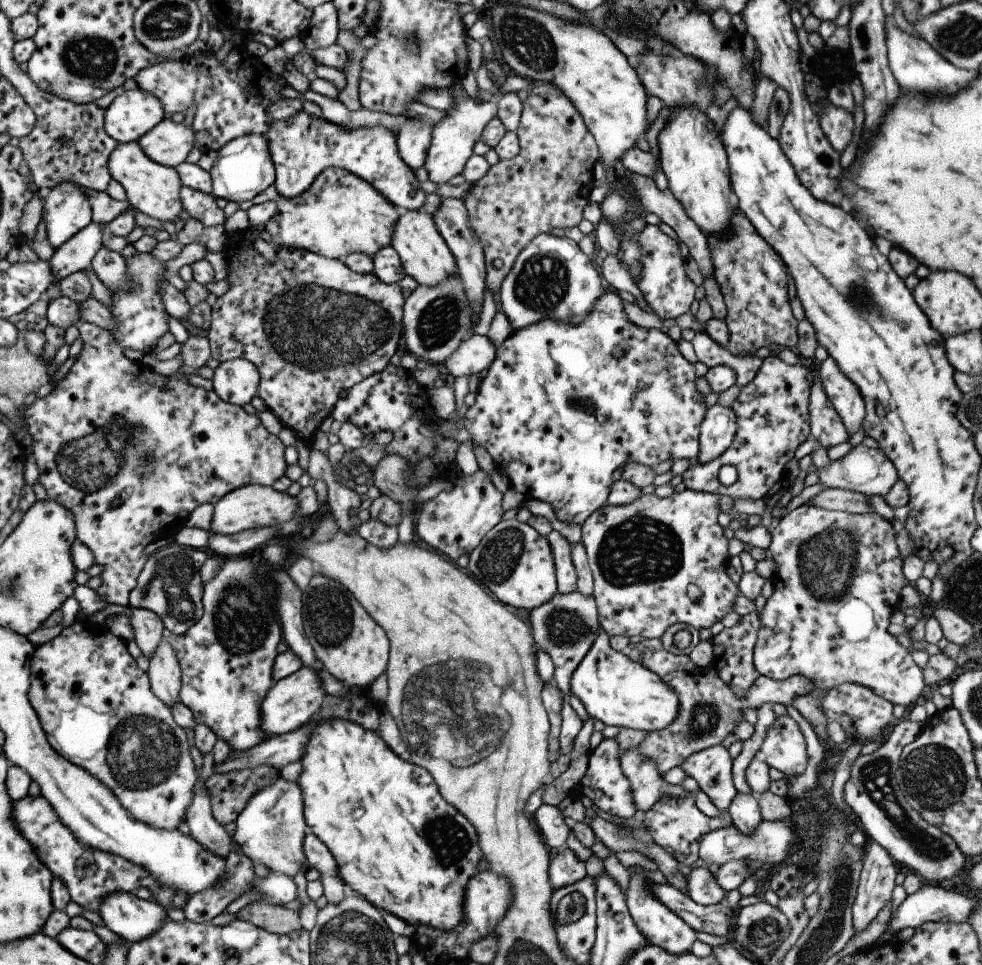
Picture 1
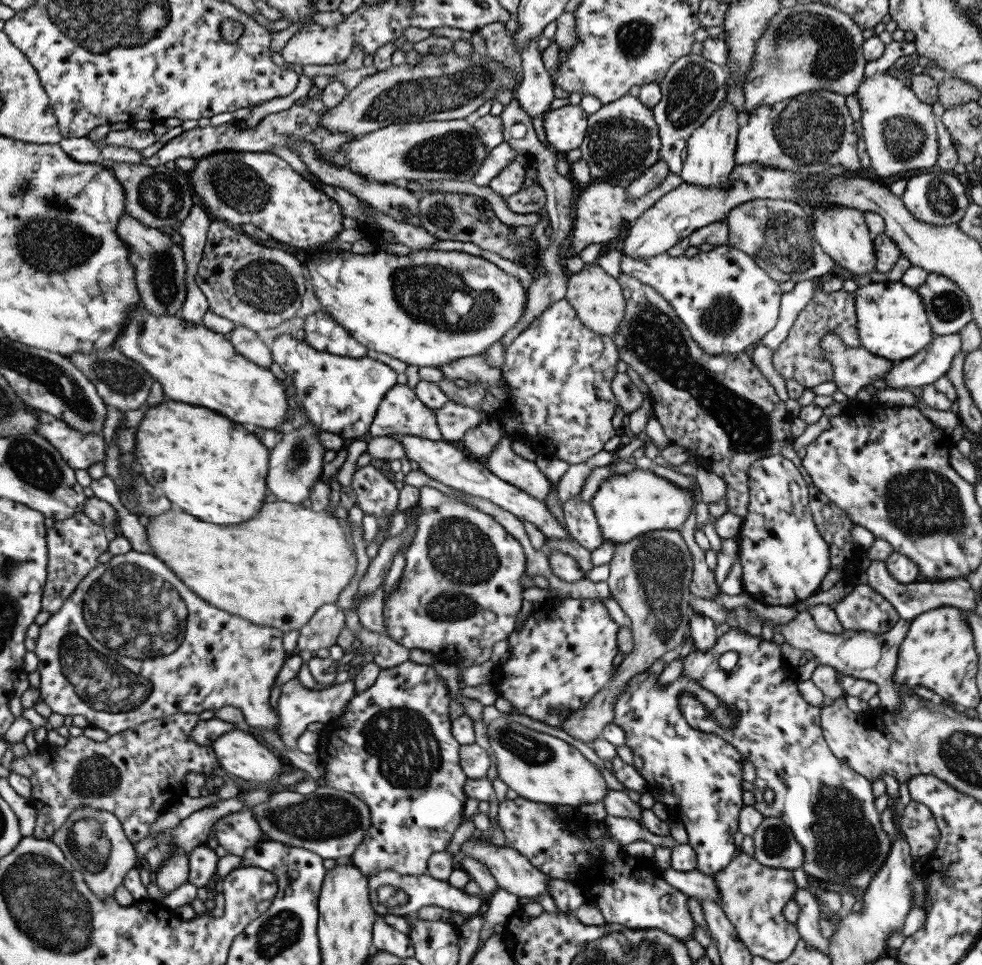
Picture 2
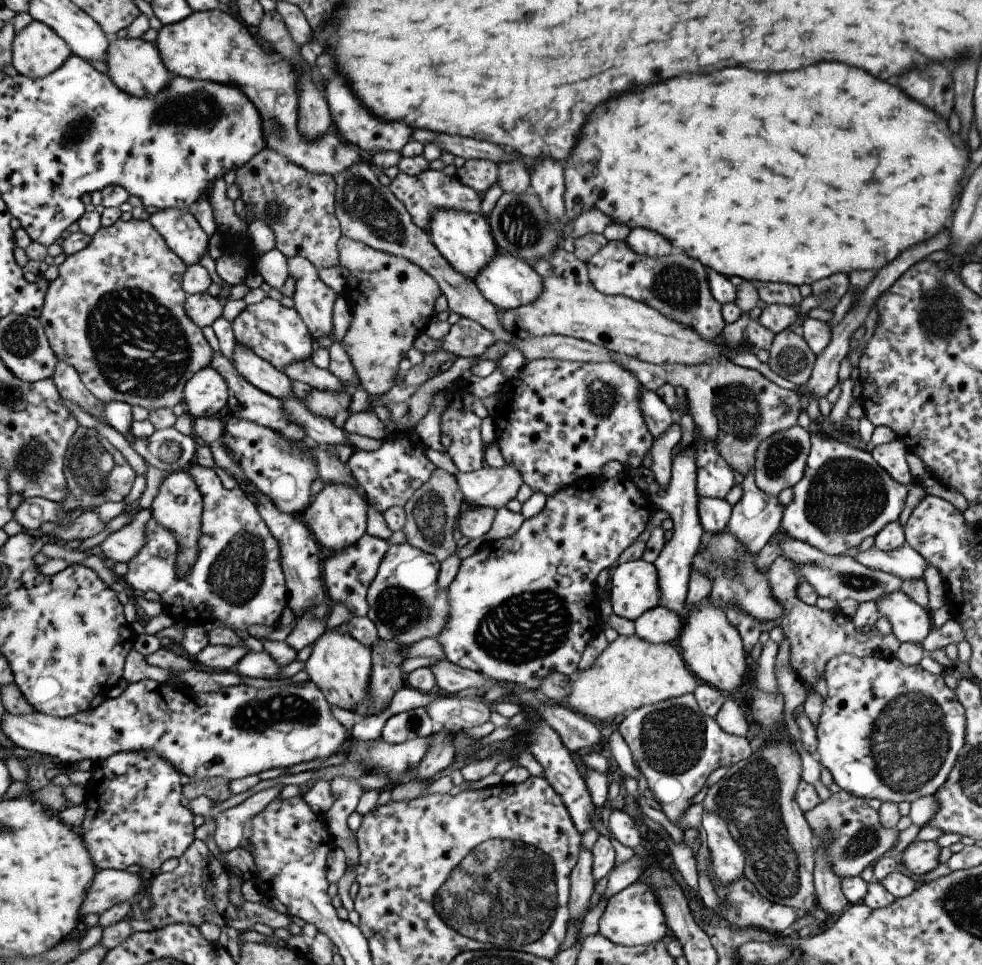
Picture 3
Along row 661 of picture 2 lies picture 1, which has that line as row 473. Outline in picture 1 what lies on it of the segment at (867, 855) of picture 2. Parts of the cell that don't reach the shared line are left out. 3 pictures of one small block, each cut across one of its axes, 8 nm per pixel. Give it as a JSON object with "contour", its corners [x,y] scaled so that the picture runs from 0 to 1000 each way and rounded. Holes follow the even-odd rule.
{"contour":[[[780,370],[771,382],[771,388],[744,418],[751,435],[751,446],[742,464],[718,481],[707,479],[693,491],[700,508],[735,512],[745,518],[777,516],[781,508],[795,495],[799,479],[809,474],[814,460],[825,452],[823,431],[824,402],[828,392],[818,378],[800,378],[793,370]],[[742,481],[751,490],[746,502],[736,504],[730,496],[730,487]]]}

